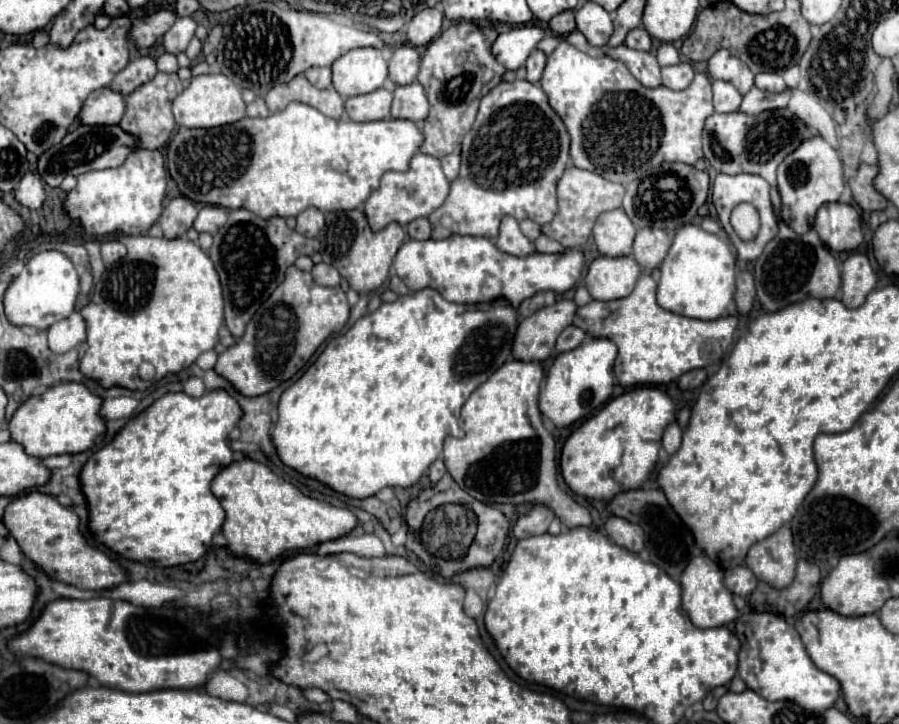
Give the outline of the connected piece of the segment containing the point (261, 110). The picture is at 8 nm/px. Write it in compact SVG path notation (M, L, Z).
M258 97L256 101L252 101L252 103L246 107L246 115L248 115L248 117L268 117L270 111L268 111L264 99Z

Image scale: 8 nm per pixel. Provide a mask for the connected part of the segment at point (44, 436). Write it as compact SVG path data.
M60 383L40 395L32 395L18 407L10 421L12 439L18 441L28 455L50 457L62 453L82 453L100 443L106 435L106 421L100 415L102 399L82 383Z

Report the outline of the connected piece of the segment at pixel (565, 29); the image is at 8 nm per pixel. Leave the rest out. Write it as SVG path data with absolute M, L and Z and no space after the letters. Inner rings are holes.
M562 11L560 15L554 15L550 19L550 29L556 33L556 35L568 35L576 29L576 23L574 23L574 11Z

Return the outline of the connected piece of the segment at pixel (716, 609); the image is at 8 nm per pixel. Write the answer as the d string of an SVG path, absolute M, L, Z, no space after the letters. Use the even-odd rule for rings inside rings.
M708 555L694 557L688 563L688 567L684 569L680 583L684 589L682 607L696 627L700 627L700 629L722 627L722 625L730 625L738 617L738 609L734 607L732 593L724 585L724 569L718 563L714 563L712 559L708 559Z

